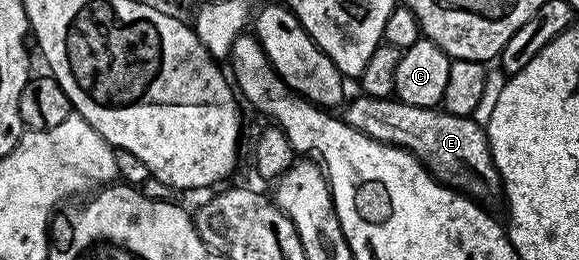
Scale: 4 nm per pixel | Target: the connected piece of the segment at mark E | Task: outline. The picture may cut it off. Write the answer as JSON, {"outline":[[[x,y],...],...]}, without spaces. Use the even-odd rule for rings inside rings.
{"outline":[[[365,95],[347,100],[341,106],[340,116],[348,127],[368,135],[385,145],[398,145],[417,157],[426,170],[439,181],[459,193],[474,198],[483,206],[490,207],[494,200],[503,196],[502,180],[496,163],[492,159],[490,141],[483,126],[476,124],[472,117],[452,115],[441,107],[421,109],[412,107],[394,97],[376,99]]]}

